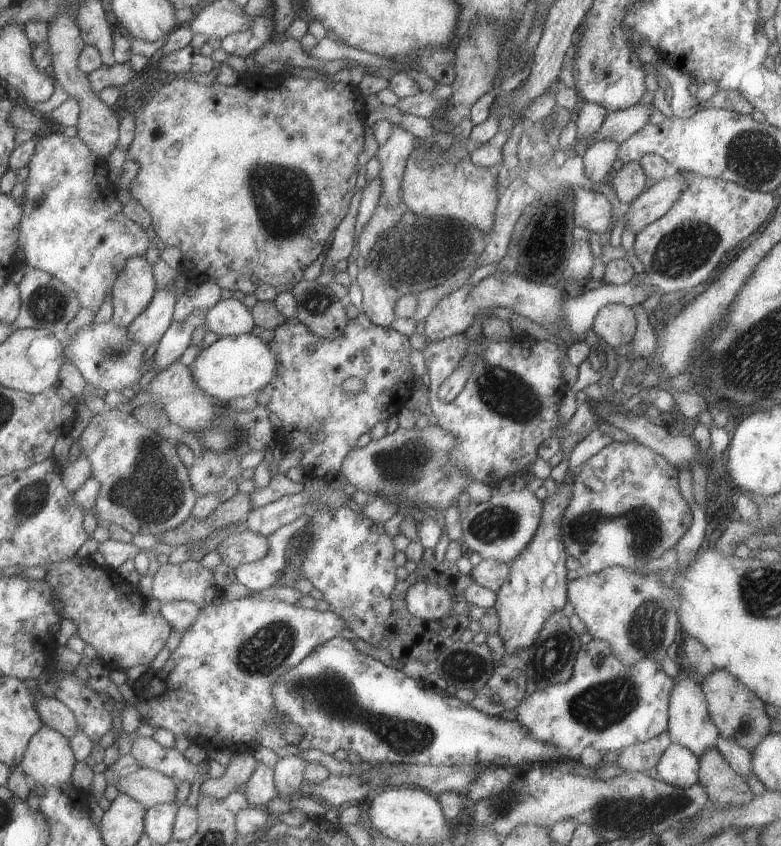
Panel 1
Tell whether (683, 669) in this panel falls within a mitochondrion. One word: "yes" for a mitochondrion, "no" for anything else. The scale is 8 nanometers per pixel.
no

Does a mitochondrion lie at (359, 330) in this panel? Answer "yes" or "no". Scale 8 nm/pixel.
no

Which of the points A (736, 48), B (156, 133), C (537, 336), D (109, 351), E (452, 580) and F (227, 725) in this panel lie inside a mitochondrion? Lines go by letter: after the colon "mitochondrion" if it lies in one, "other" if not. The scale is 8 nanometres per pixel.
A: mitochondrion
B: other
C: other
D: mitochondrion
E: other
F: other

